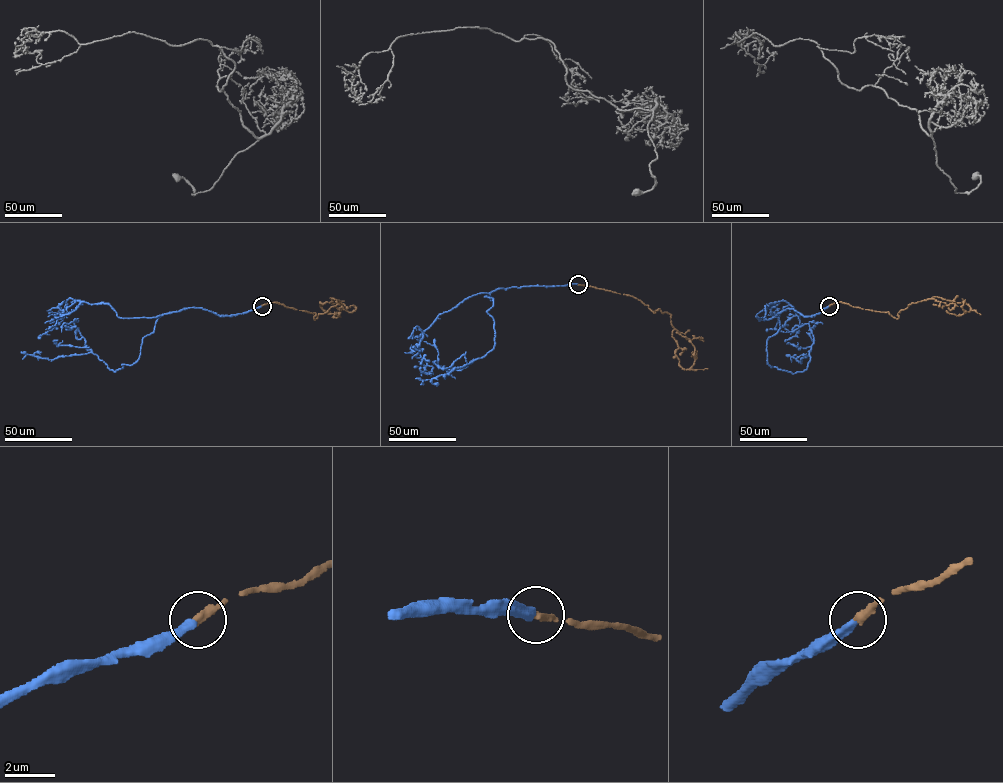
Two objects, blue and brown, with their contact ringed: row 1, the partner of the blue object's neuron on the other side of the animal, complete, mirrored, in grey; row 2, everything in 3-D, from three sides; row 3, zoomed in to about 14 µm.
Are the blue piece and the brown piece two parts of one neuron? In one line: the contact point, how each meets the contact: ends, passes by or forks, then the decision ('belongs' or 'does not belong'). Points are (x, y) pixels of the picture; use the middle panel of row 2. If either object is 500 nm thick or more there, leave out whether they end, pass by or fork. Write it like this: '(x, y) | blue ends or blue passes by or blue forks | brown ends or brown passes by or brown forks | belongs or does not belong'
(578, 284) | blue ends | brown ends | does not belong

